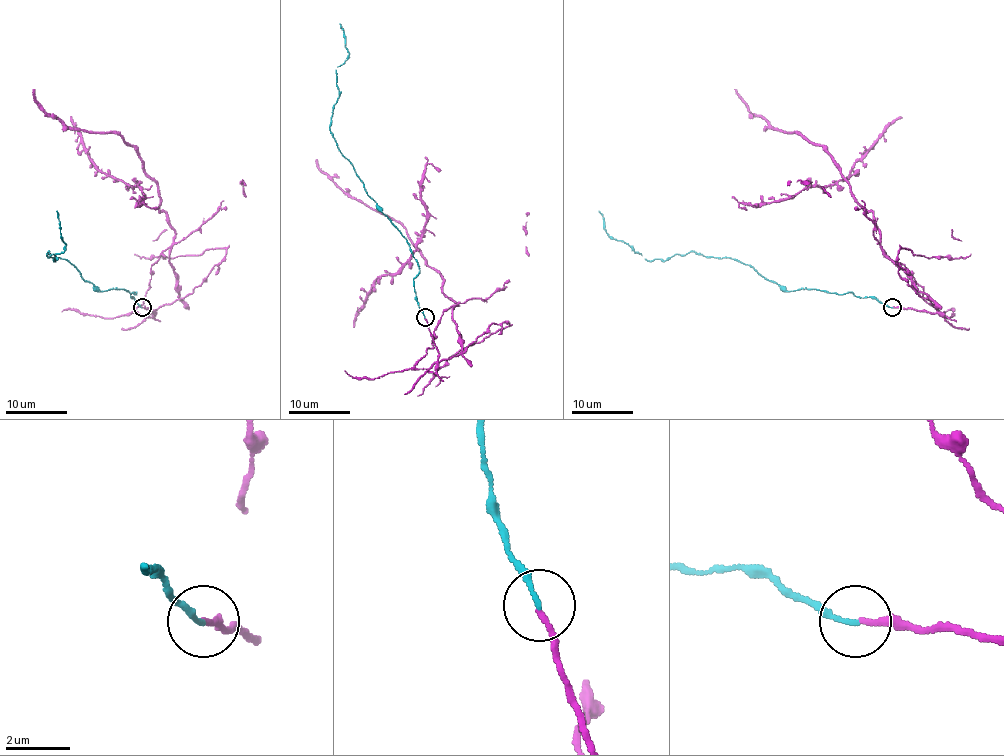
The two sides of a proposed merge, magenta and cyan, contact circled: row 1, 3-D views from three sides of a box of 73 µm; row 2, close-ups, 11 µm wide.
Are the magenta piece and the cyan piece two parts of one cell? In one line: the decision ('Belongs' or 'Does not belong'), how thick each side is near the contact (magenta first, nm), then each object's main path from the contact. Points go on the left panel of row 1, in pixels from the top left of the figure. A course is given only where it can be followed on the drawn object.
Does not belong. Thickness 170 nm (magenta) against 140 nm. Course of magenta: (142, 307), (154, 312), (178, 297), (174, 229), (156, 183), (117, 132), (67, 129), (33, 89). Course of cyan: (142, 307), (130, 295), (136, 293), (99, 290), (73, 264), (47, 255), (56, 260), (65, 247), (56, 210)

